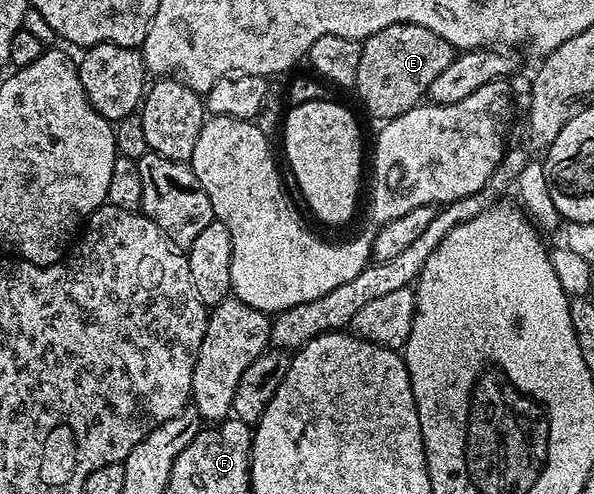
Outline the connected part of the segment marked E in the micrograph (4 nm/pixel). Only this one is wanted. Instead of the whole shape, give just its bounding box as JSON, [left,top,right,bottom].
[353,23,456,121]

